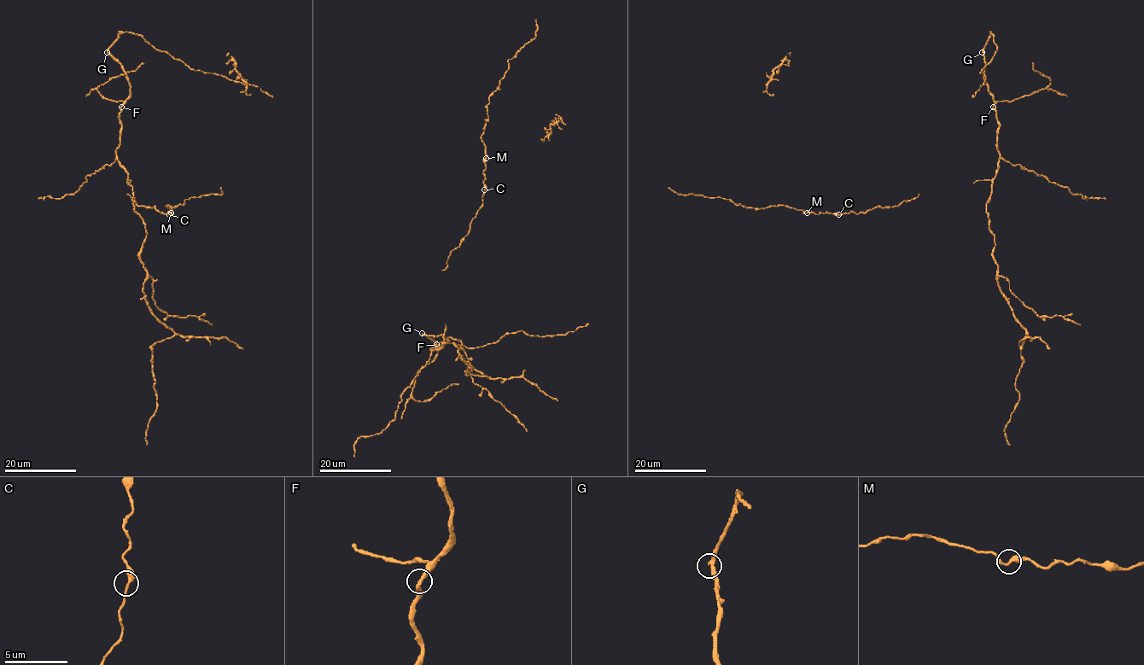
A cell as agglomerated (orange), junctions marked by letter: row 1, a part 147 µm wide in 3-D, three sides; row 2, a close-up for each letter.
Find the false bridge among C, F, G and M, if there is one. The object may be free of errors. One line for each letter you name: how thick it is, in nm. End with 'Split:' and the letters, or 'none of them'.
Split: none of them

